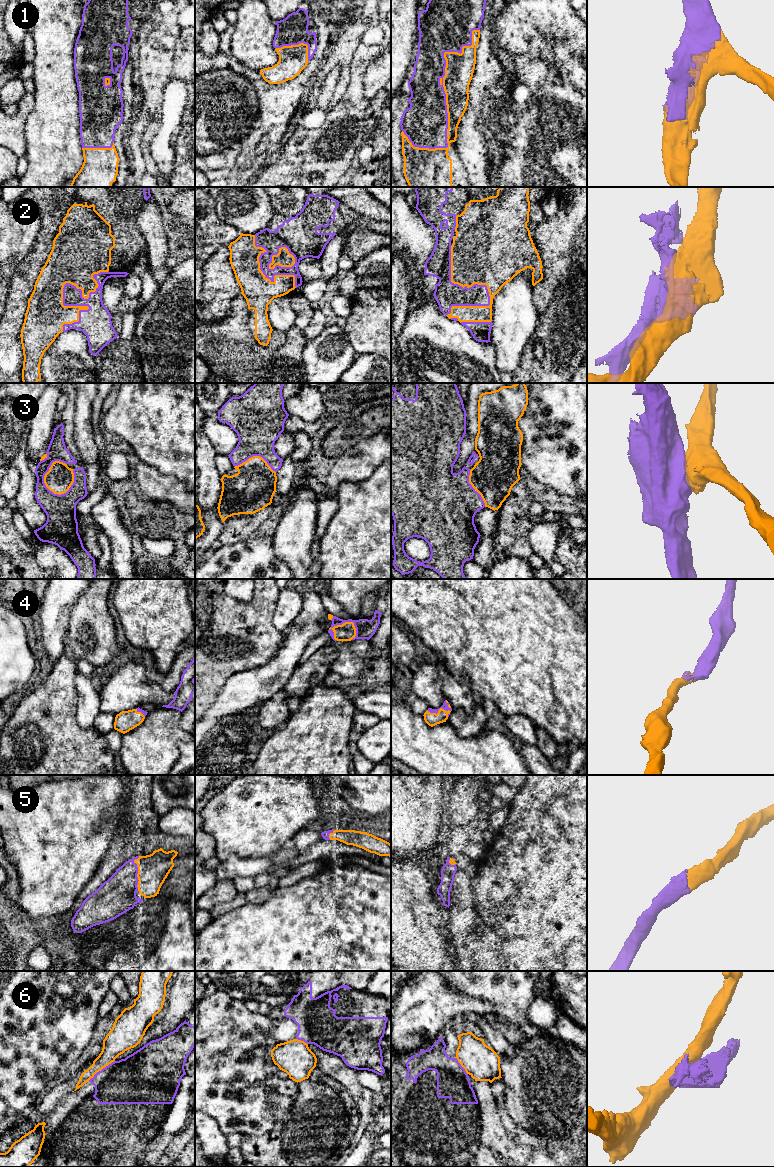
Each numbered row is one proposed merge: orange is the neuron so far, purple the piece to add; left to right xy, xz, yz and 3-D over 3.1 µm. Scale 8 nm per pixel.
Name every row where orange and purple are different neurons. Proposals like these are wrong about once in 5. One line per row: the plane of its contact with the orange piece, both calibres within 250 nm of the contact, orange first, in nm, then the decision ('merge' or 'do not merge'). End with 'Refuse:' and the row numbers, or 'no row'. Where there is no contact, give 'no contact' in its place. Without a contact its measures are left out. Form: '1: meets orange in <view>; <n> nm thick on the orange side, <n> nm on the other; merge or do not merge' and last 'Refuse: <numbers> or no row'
1: meets orange in yz; 220 nm thick on the orange side, 320 nm on the other; merge
2: meets orange in xy; 320 nm thick on the orange side, 150 nm on the other; do not merge
3: meets orange in xy; 220 nm thick on the orange side, 200 nm on the other; do not merge
4: meets orange in xz; 140 nm thick on the orange side, 160 nm on the other; merge
5: meets orange in xy; 240 nm thick on the orange side, 300 nm on the other; merge
6: meets orange in xy; 200 nm thick on the orange side, 360 nm on the other; do not merge
Refuse: 2, 3, 6

